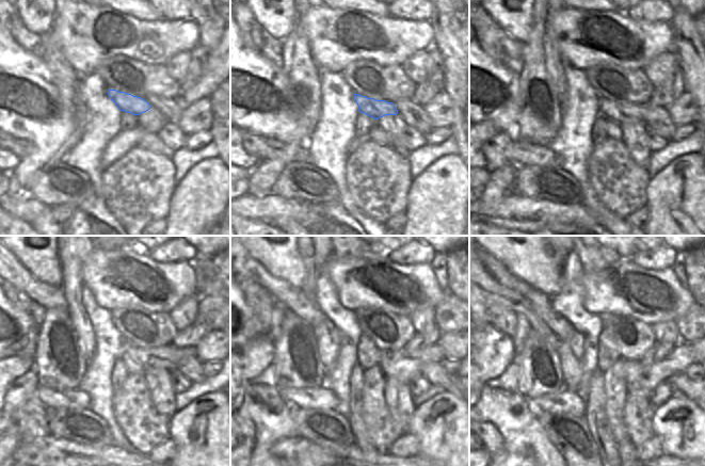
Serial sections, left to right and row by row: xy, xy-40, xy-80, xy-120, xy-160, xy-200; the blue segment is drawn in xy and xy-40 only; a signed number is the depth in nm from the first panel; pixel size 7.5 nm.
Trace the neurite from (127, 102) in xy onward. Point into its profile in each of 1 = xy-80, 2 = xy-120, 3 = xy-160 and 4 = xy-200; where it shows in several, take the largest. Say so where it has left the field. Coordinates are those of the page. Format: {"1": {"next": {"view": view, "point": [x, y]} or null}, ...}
{"1": {"next": {"view": "xy-80", "point": [621, 113]}}, "2": {"next": {"view": "xy-120", "point": [166, 357]}}, "3": {"next": {"view": "xy-160", "point": [401, 365]}}, "4": {"next": {"view": "xy-200", "point": [658, 366]}}}

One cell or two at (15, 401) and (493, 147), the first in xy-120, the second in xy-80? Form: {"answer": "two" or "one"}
{"answer": "one"}

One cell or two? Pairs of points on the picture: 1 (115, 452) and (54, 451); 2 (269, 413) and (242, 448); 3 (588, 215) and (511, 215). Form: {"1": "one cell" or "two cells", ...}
{"1": "one cell", "2": "two cells", "3": "one cell"}

